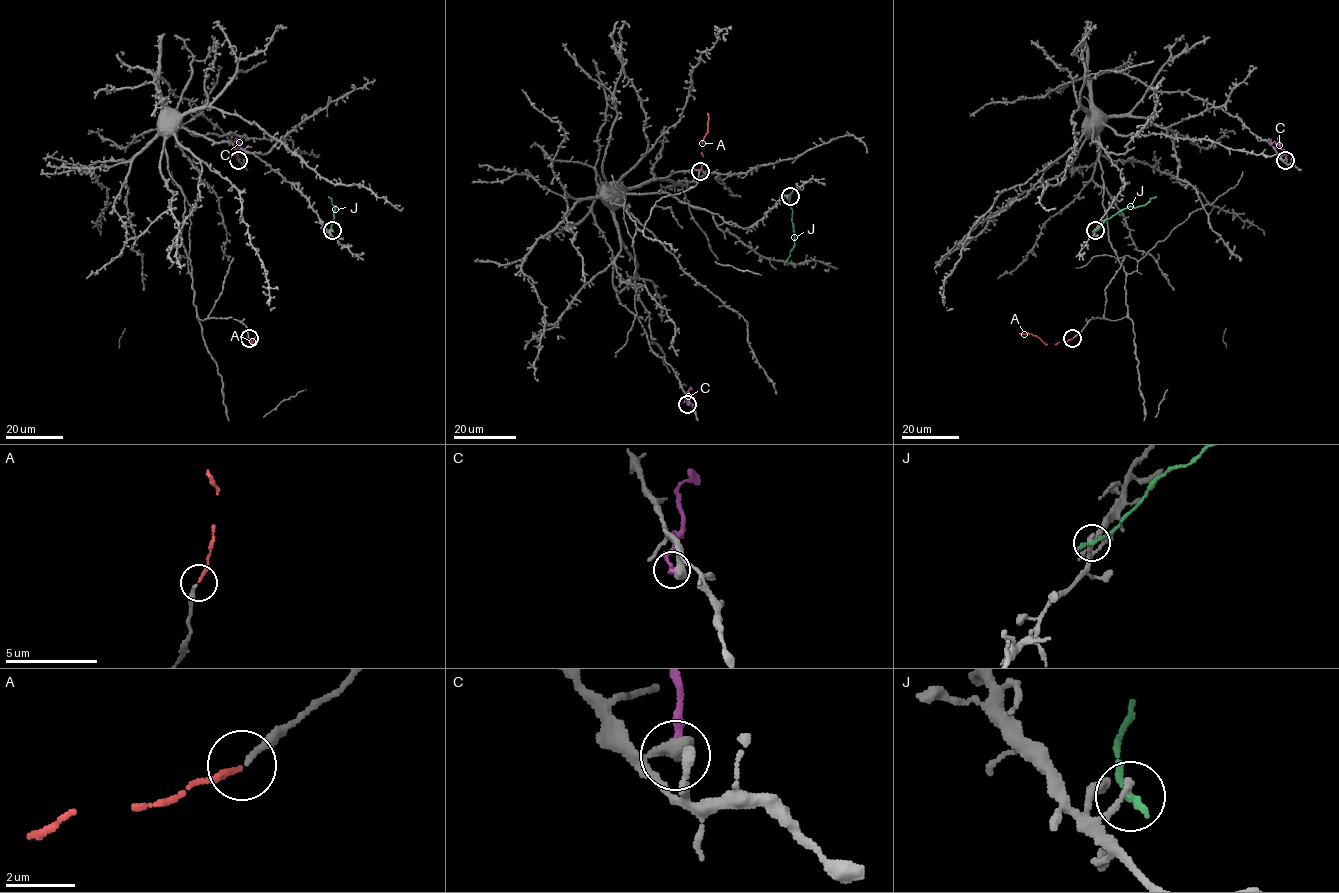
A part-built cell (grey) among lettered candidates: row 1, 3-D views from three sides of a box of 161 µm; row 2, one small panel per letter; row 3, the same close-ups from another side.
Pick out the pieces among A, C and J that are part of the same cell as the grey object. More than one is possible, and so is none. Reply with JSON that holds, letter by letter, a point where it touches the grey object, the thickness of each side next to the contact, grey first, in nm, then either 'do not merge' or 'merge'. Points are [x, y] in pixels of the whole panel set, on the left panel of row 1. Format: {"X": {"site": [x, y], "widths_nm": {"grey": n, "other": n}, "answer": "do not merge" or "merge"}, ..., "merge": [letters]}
{"A": {"site": [249, 338], "widths_nm": {"grey": 170, "other": 160}, "answer": "merge"}, "C": {"site": [238, 160], "widths_nm": {"grey": 500, "other": 240}, "answer": "do not merge"}, "J": {"site": [332, 230], "widths_nm": {"grey": 220, "other": 240}, "answer": "do not merge"}, "merge": ["A"]}

